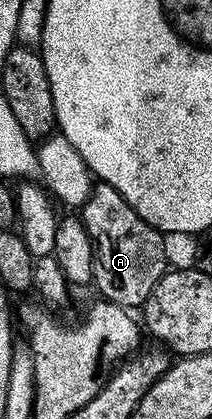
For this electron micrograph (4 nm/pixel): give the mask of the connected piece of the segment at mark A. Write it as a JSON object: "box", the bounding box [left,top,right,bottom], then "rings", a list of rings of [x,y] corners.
{"box":[80,182,168,310],"rings":[[[101,182],[93,185],[90,197],[80,207],[80,219],[92,242],[92,284],[98,287],[97,295],[131,310],[145,304],[156,282],[168,270],[163,233],[144,222],[116,189]]]}

